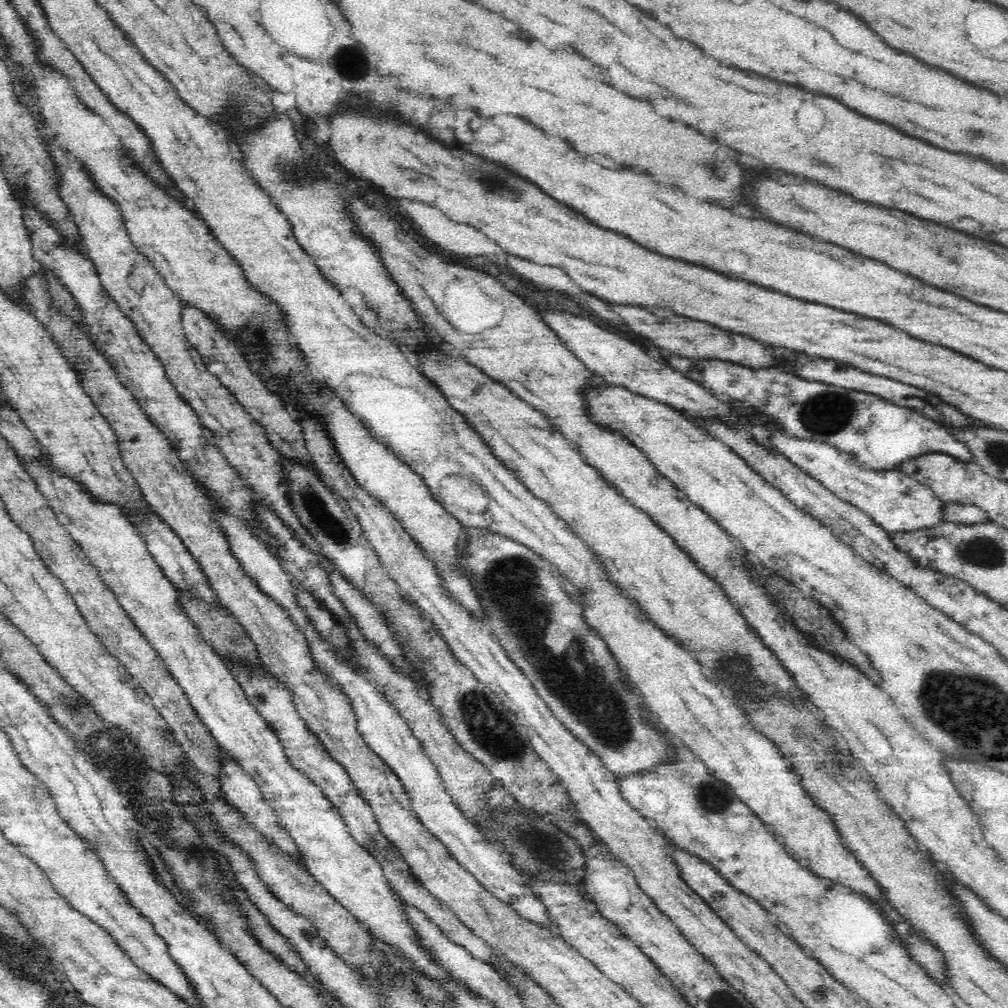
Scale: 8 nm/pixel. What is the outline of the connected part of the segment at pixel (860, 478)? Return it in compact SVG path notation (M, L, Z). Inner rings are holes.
M772 430L768 441L773 449L786 456L796 467L822 483L840 500L845 500L865 512L885 532L909 532L934 528L944 520L944 502L920 481L899 469L872 470L856 465L851 454L836 449L824 441L786 435L784 430Z

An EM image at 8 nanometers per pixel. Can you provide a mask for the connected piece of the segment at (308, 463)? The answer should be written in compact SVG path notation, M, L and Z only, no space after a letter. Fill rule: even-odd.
M184 304L181 319L185 337L200 353L206 368L234 395L236 401L244 407L244 411L265 430L270 445L284 459L294 461L302 468L311 470L311 472L320 477L320 471L314 465L313 457L308 451L303 426L282 404L279 396L268 388L264 378L255 374L254 370L250 368L250 363L248 363L242 351L232 342L229 342L229 339L225 338L224 334L221 334L217 325L201 310Z

